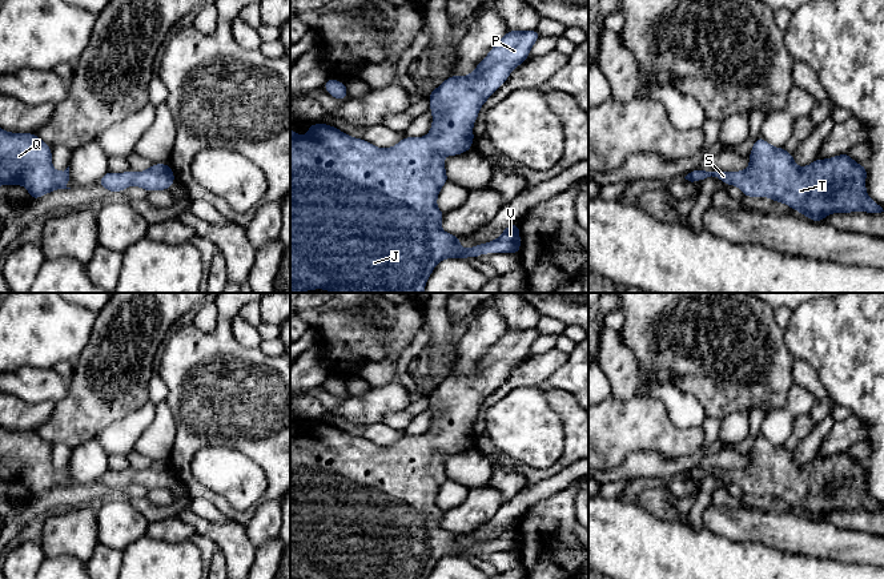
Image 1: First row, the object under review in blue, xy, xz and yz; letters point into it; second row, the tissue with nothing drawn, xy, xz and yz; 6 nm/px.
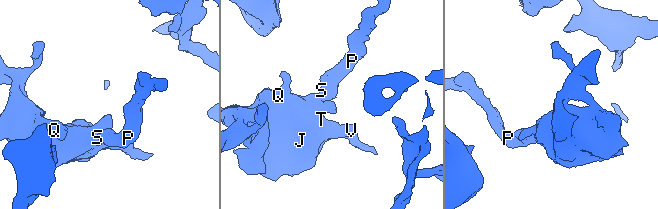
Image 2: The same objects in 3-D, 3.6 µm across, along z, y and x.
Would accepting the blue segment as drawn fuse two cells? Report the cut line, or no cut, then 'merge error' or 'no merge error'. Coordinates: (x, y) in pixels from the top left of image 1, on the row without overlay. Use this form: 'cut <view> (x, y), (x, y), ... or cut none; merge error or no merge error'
cut none; no merge error

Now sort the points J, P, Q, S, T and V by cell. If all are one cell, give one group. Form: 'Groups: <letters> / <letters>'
Groups: J P Q S T V

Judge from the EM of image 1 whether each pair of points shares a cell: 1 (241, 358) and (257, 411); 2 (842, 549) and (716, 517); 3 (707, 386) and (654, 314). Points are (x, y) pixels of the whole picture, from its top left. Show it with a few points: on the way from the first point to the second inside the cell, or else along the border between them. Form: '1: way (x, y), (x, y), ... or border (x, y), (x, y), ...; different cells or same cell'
1: way (241, 372), (241, 394), (245, 398); same cell
2: way (811, 538), (770, 527), (747, 525); same cell
3: way (707, 368), (672, 330); same cell

